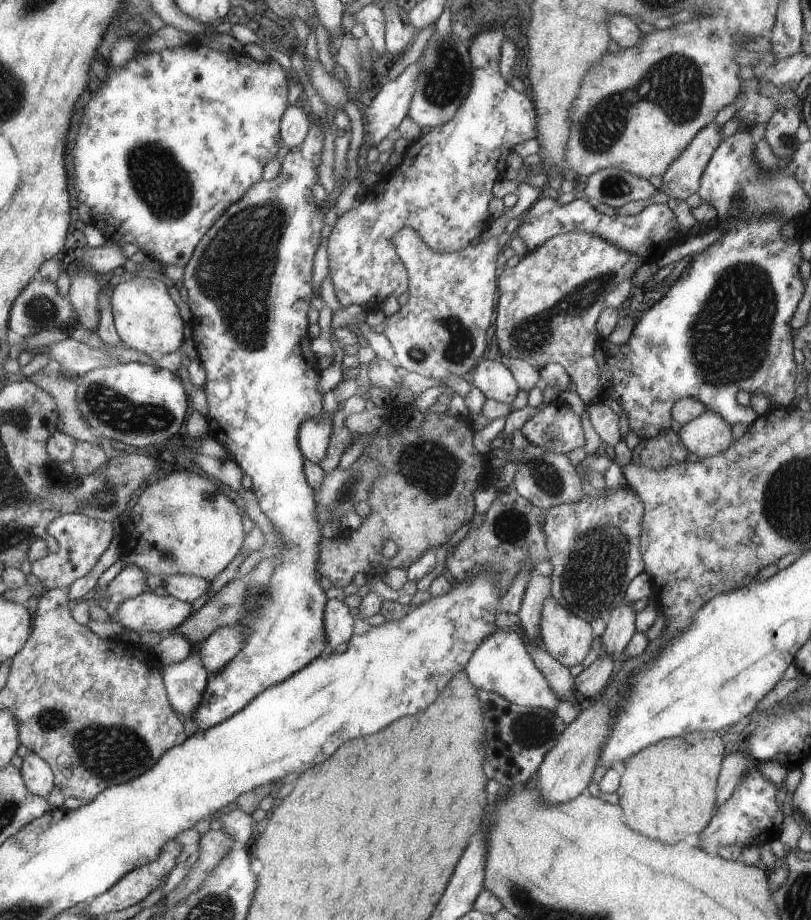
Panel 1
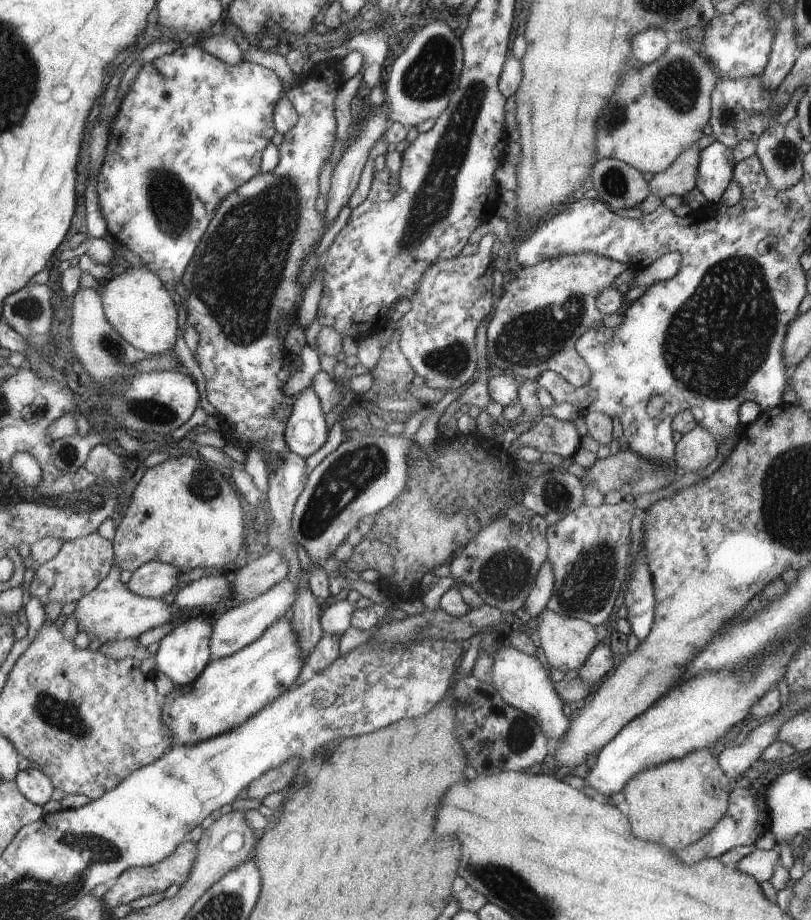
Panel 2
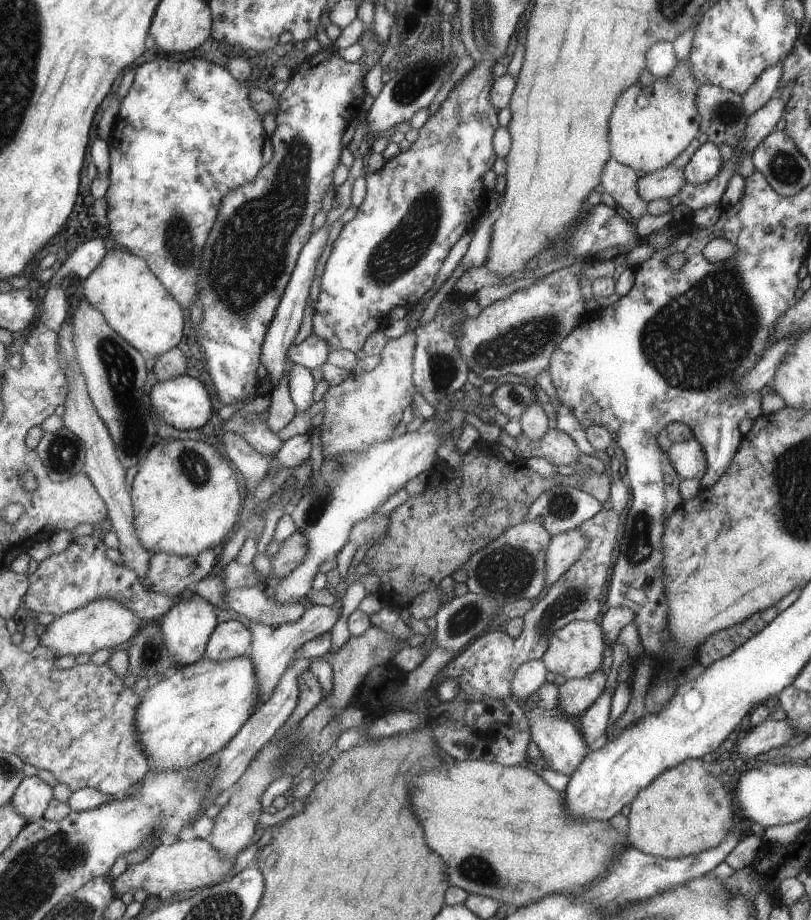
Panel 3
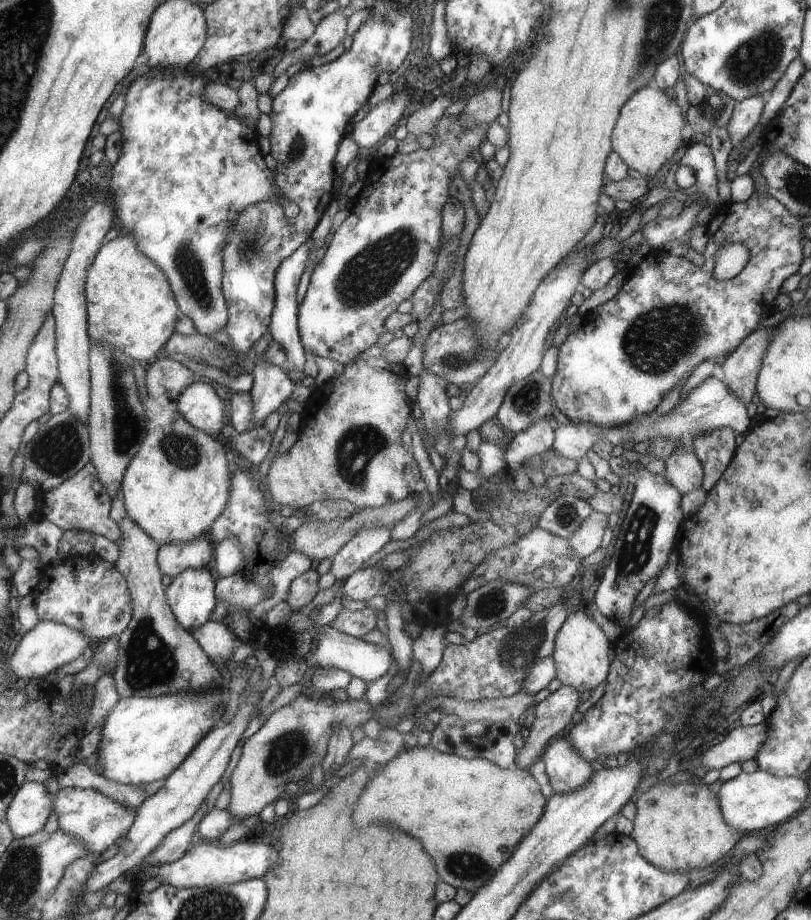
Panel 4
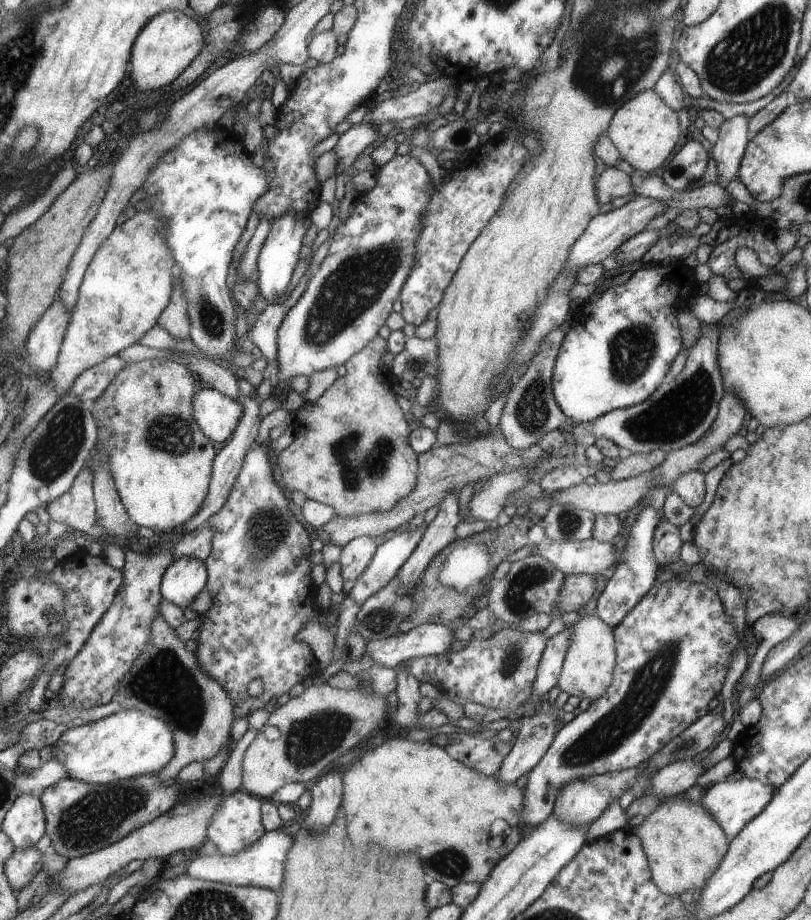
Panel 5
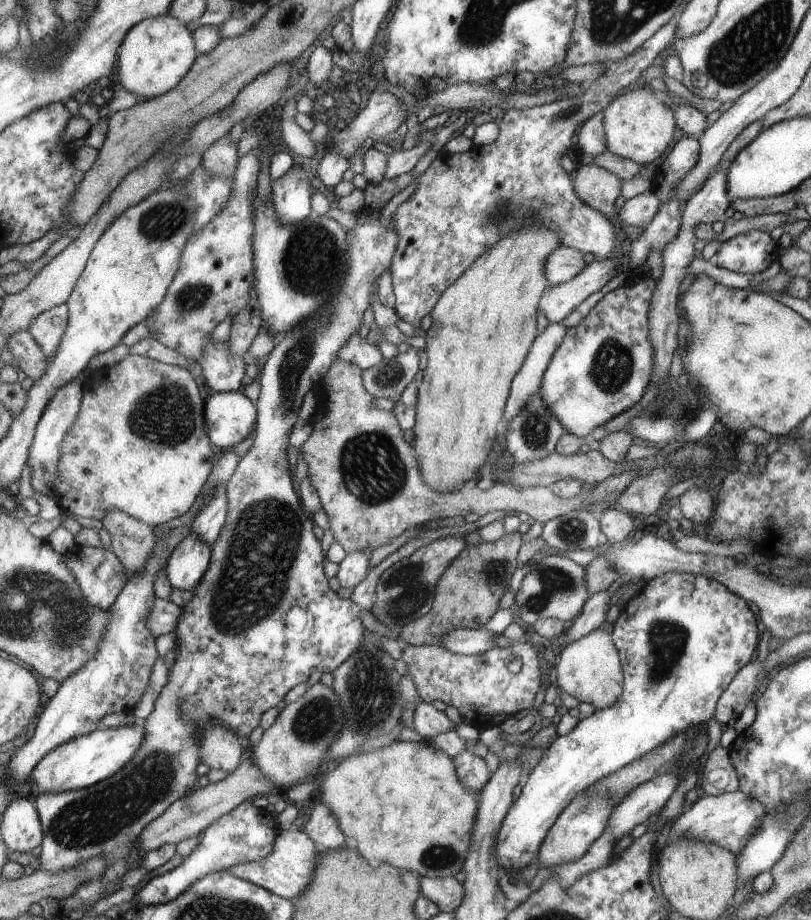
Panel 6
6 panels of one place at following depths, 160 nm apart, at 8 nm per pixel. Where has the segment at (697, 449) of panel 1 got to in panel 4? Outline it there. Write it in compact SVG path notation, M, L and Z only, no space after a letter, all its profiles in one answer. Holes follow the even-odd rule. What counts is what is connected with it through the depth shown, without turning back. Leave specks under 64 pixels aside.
M695 452L669 455L662 476L672 488L684 494L703 486L703 463Z

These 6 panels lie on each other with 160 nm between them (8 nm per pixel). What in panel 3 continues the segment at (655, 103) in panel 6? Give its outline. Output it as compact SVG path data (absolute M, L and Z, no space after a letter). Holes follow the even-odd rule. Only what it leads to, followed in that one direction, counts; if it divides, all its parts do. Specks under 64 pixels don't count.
M678 62L670 76L656 78L648 88L639 81L624 90L610 119L611 158L636 172L654 173L671 165L698 136L694 90L699 94L702 86L693 75L691 64Z

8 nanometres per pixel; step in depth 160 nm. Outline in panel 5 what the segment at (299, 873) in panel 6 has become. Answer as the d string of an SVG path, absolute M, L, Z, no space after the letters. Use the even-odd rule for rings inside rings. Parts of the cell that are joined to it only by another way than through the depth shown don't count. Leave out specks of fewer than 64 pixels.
M281 830L267 831L258 842L251 844L247 849L232 857L215 853L191 858L186 864L187 873L197 879L218 881L236 886L264 887L278 893L283 884L282 880L284 880L287 854L294 842L295 838L291 834L286 834Z

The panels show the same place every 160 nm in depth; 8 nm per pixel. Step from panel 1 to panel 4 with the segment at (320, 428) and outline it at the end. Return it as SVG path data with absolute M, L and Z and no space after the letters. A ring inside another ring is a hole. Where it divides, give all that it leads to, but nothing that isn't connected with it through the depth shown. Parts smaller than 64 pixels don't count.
M304 242L302 246L299 246L294 253L287 256L286 260L282 262L282 266L280 266L275 278L275 308L271 318L270 329L268 330L271 334L271 338L284 349L284 352L286 353L284 368L288 369L287 375L295 382L295 384L297 384L297 380L301 380L306 377L306 375L302 373L302 370L304 370L304 363L309 358L307 356L307 352L302 346L299 335L297 325L297 307L299 305L298 294L296 293L296 290L298 290L300 276L302 276L304 268L306 268L305 265L308 253L309 245Z

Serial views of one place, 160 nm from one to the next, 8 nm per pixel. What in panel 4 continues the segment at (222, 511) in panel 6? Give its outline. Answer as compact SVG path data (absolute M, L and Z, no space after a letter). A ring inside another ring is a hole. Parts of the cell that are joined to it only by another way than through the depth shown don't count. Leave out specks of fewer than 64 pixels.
M208 536L188 542L160 545L157 561L163 574L174 578L186 569L210 568L213 560L213 542Z

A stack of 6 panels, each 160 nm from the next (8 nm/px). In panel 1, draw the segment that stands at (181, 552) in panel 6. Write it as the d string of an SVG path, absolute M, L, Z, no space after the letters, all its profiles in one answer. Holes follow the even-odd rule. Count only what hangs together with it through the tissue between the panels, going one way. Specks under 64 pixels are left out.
M195 646L189 657L171 665L164 665L163 677L167 683L167 697L177 712L192 716L203 700L210 674Z

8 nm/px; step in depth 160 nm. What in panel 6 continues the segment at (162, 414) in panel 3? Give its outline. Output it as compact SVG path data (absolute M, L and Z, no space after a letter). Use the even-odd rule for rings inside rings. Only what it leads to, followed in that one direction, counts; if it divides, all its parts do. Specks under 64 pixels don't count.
M209 391L206 409L204 409L204 422L212 442L224 450L232 450L254 432L254 426L258 424L258 405L254 405L239 391L223 393Z

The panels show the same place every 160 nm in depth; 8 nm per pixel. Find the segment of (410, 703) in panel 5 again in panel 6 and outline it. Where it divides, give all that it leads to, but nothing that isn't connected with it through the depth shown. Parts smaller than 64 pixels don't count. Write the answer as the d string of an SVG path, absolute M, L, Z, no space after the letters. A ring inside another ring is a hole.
M424 701L416 706L412 720L415 731L423 736L427 742L431 742L438 734L444 734L444 732L456 728L456 724L450 721L444 711L439 711Z

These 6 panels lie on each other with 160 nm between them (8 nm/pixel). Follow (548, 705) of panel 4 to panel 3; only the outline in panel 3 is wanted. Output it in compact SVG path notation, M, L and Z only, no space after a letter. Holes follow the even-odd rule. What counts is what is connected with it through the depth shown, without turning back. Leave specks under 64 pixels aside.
M596 670L595 673L588 674L588 677L568 679L562 686L558 686L560 700L558 700L557 708L560 708L568 716L582 715L604 693L607 681L606 673L604 670Z

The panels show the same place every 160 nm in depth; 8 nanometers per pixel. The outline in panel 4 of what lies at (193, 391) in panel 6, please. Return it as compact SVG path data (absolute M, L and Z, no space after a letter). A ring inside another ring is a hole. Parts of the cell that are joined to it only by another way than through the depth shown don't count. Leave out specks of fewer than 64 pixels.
M163 354L159 355L146 369L146 396L139 395L147 422L144 438L134 458L128 463L121 480L122 500L127 517L149 534L158 544L188 542L195 538L208 536L211 526L230 502L230 470L228 458L222 444L212 435L198 430L184 418L179 411L178 400L183 390L194 382L194 374L184 366Z

